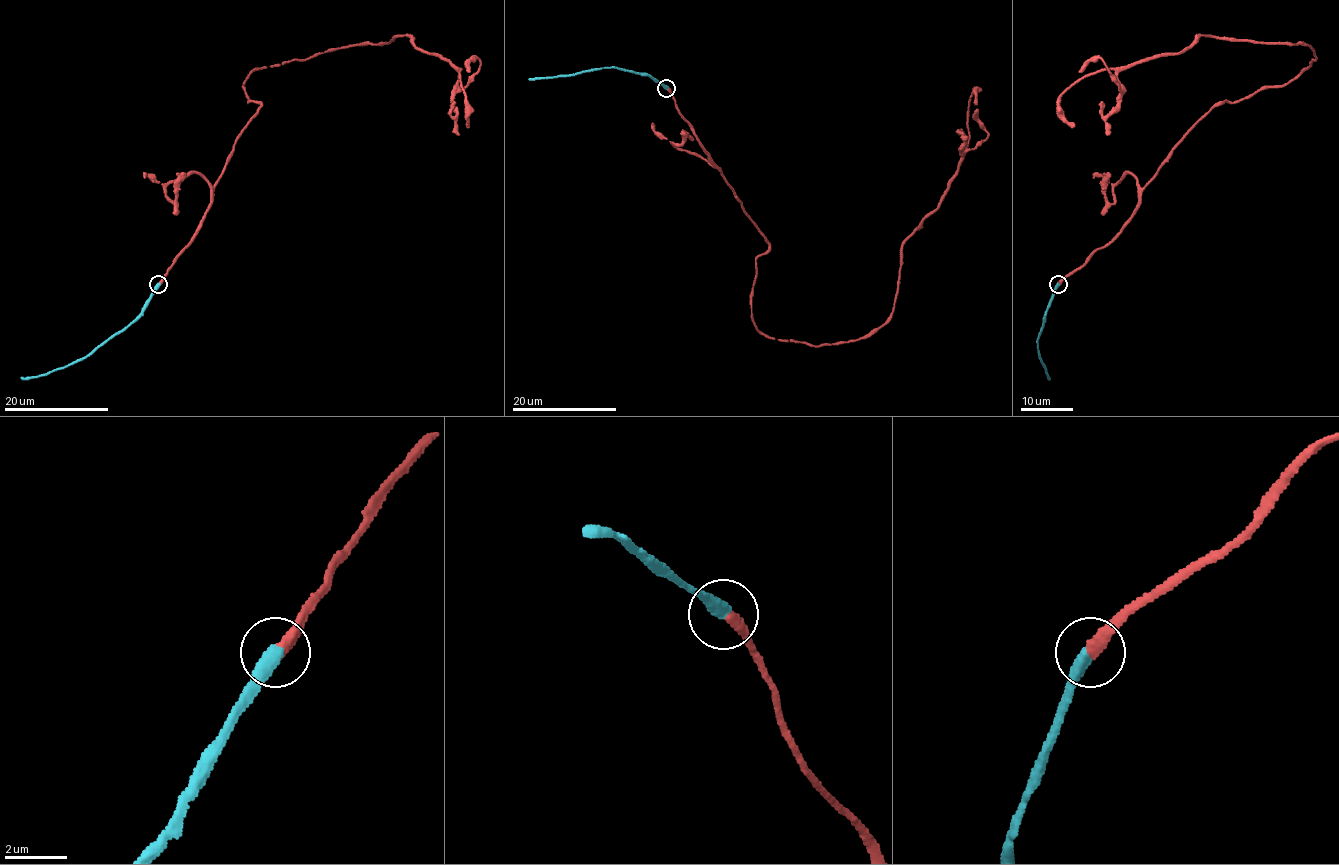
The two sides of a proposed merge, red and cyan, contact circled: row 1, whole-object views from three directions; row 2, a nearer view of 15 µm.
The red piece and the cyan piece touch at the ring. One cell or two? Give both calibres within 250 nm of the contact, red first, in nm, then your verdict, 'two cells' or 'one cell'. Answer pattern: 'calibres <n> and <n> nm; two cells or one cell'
calibres 400 and 480 nm; one cell

